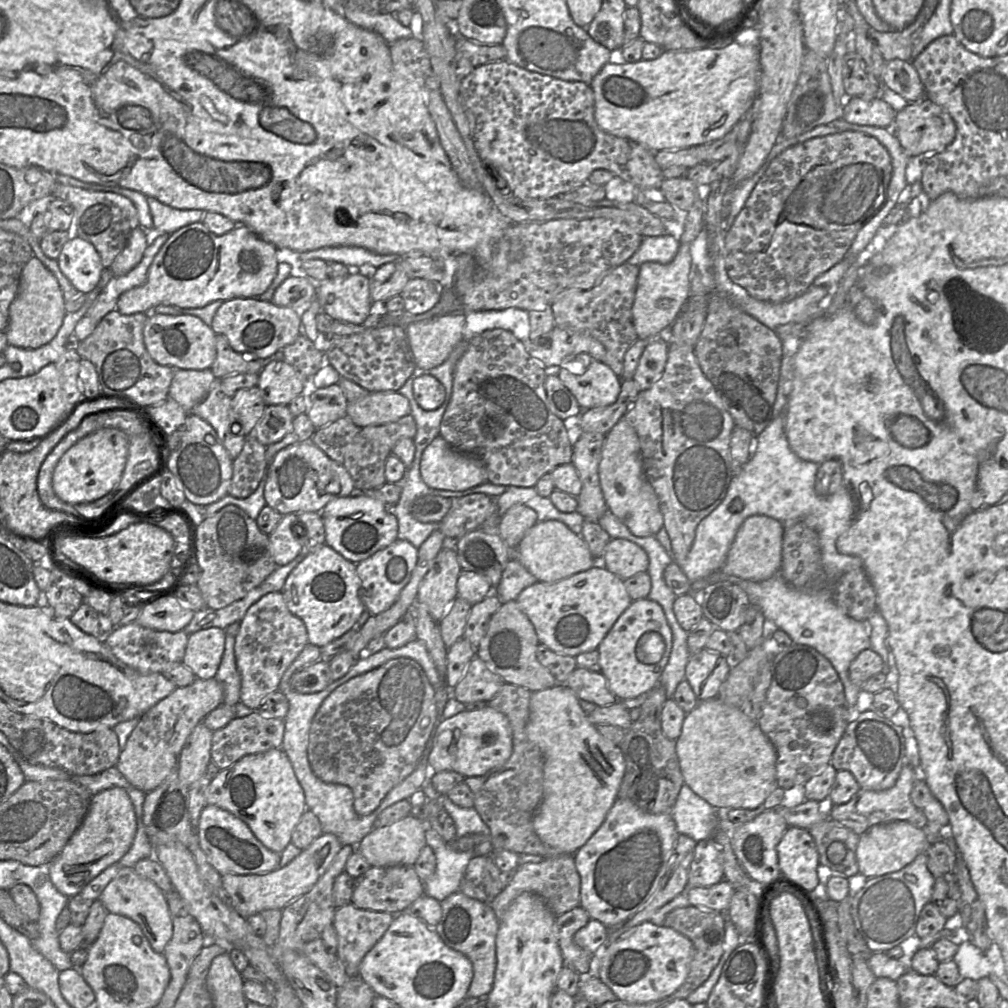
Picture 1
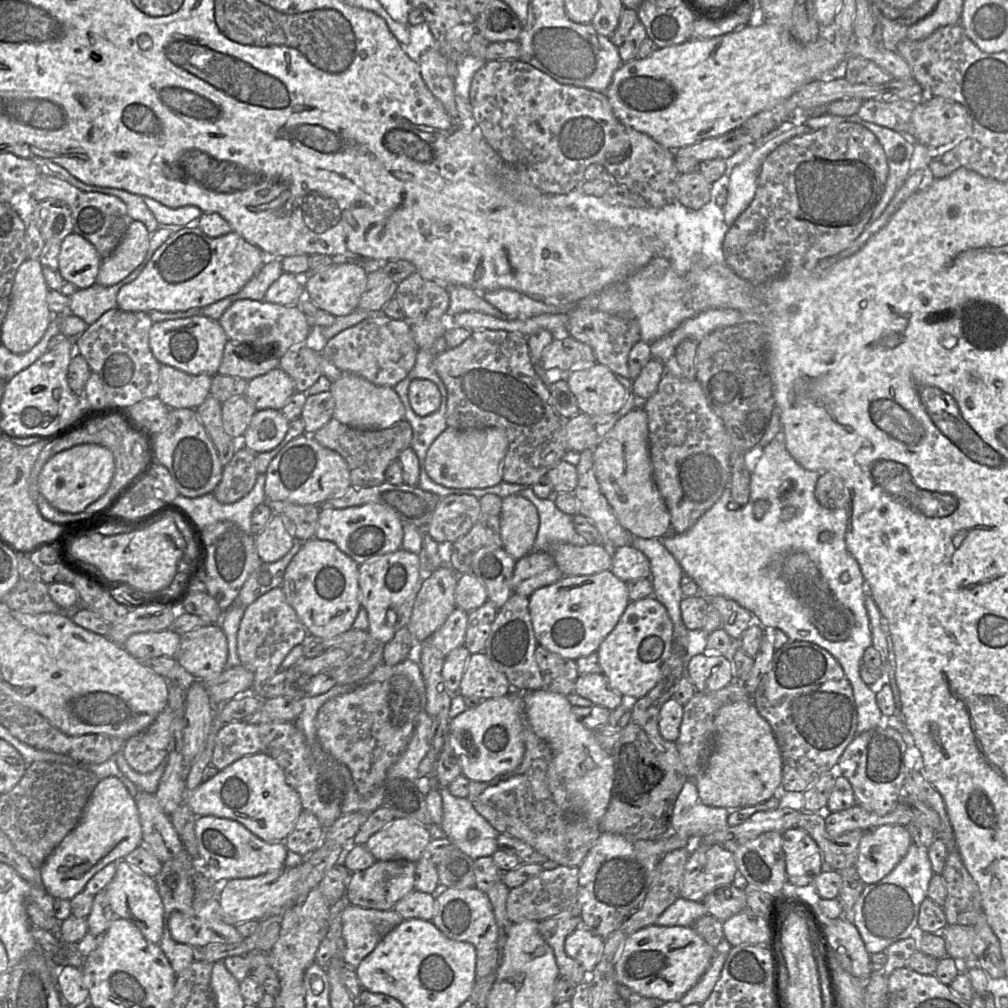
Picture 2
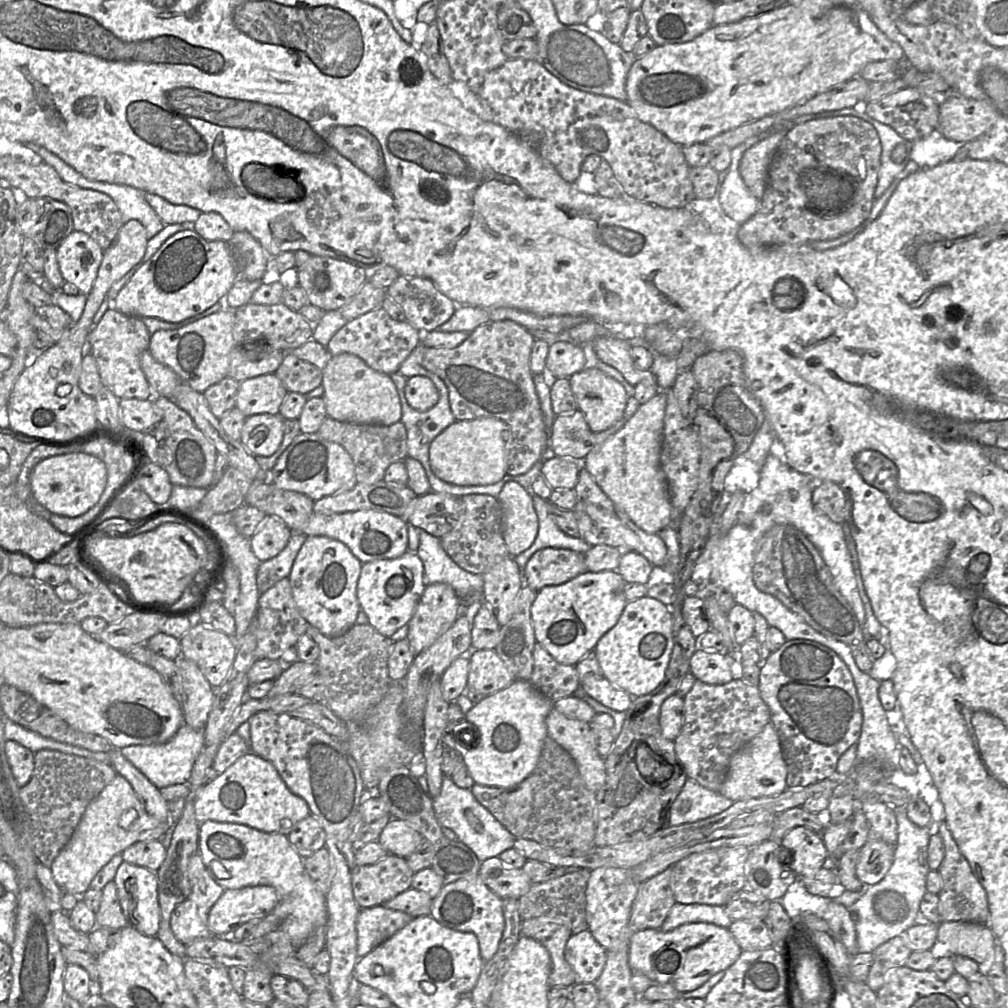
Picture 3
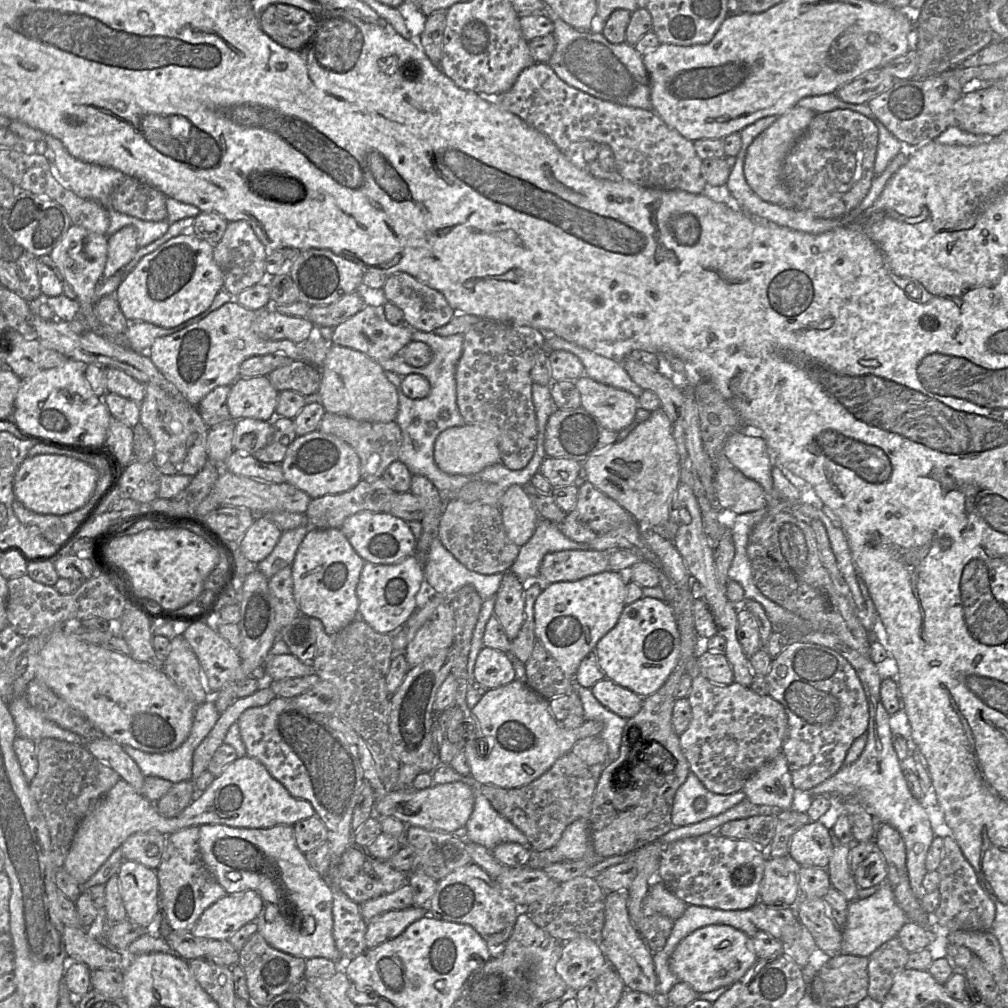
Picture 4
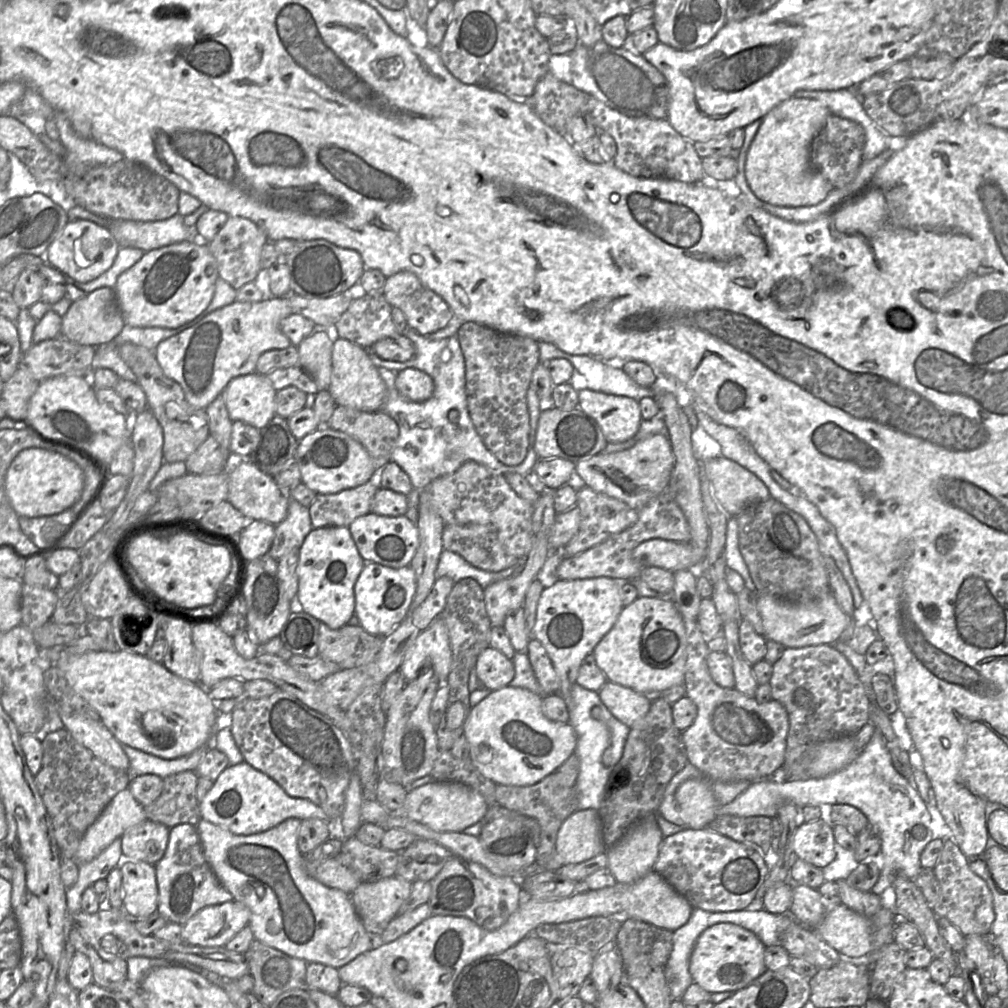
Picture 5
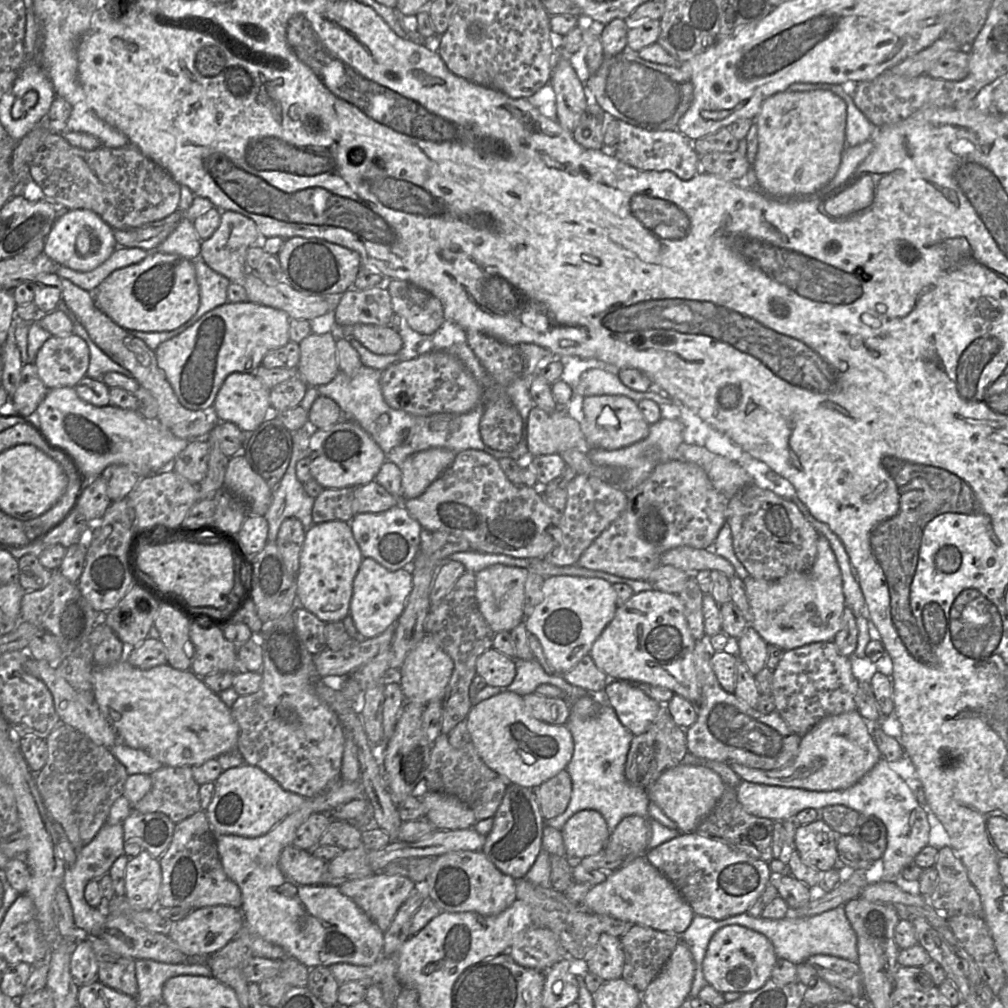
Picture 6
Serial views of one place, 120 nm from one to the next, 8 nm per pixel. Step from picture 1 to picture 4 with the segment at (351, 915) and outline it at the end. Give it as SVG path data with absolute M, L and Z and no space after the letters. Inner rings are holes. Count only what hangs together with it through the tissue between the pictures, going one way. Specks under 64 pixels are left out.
M412 906L401 910L392 910L377 915L367 922L365 942L367 949L399 936L410 924L428 915L428 909Z

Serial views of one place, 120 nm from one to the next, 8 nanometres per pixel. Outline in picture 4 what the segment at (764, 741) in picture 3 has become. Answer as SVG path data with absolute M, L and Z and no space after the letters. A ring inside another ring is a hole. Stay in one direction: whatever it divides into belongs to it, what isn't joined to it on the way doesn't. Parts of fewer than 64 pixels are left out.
M780 752L760 767L745 782L742 792L755 805L767 805L777 811L791 809L794 787L784 754Z

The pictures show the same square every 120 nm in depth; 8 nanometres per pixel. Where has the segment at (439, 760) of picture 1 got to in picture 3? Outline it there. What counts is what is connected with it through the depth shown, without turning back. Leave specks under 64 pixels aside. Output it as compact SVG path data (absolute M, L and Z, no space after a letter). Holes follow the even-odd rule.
M515 679L506 688L485 696L465 713L465 721L473 724L477 729L464 727L465 730L463 729L460 733L465 734L466 743L464 747L456 742L453 732L443 732L443 751L446 747L460 752L462 762L474 783L497 788L511 788L527 778L538 763L543 742L548 737L546 717L553 708L552 702L538 691L530 681Z

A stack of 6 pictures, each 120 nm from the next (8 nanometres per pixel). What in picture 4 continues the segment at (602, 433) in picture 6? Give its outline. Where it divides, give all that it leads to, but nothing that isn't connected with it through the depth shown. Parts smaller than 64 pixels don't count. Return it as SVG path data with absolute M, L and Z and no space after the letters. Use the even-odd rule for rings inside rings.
M586 375L579 377L574 383L580 393L580 407L595 417L603 428L619 432L633 422L637 409L640 408L637 397L625 390L596 382Z

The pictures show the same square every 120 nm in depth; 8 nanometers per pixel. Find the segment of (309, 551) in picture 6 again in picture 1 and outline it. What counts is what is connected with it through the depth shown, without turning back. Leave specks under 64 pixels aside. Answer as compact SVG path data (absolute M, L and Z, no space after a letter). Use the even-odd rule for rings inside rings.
M327 544L311 550L292 570L283 586L282 595L289 611L305 624L308 642L317 647L323 647L341 637L356 624L365 610L360 598L360 578L356 573L356 564L345 559Z

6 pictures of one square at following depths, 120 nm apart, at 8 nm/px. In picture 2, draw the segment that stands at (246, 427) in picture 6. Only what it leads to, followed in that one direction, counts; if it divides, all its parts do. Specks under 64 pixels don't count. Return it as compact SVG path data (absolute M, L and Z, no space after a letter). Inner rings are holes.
M280 367L248 381L245 395L257 410L281 410L295 392L292 378Z

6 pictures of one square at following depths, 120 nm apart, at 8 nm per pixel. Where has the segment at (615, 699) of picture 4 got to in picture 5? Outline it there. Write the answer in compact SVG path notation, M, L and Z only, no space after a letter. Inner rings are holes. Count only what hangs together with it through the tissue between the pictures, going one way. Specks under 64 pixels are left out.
M607 681L598 691L602 703L619 721L632 727L649 711L655 695L641 694L629 687Z

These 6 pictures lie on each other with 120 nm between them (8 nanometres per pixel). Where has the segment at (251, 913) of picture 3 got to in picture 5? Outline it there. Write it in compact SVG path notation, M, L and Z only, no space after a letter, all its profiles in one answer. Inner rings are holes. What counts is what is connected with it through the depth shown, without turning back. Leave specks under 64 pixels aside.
M234 899L209 905L182 925L182 938L195 946L225 946L249 920L249 908Z

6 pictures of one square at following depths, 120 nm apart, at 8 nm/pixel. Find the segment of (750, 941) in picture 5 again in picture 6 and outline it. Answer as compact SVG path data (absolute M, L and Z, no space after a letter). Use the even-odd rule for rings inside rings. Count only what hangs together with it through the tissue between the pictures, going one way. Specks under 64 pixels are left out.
M727 925L711 937L702 962L708 985L723 994L747 993L761 988L771 977L777 956L770 940L763 934L740 925Z

